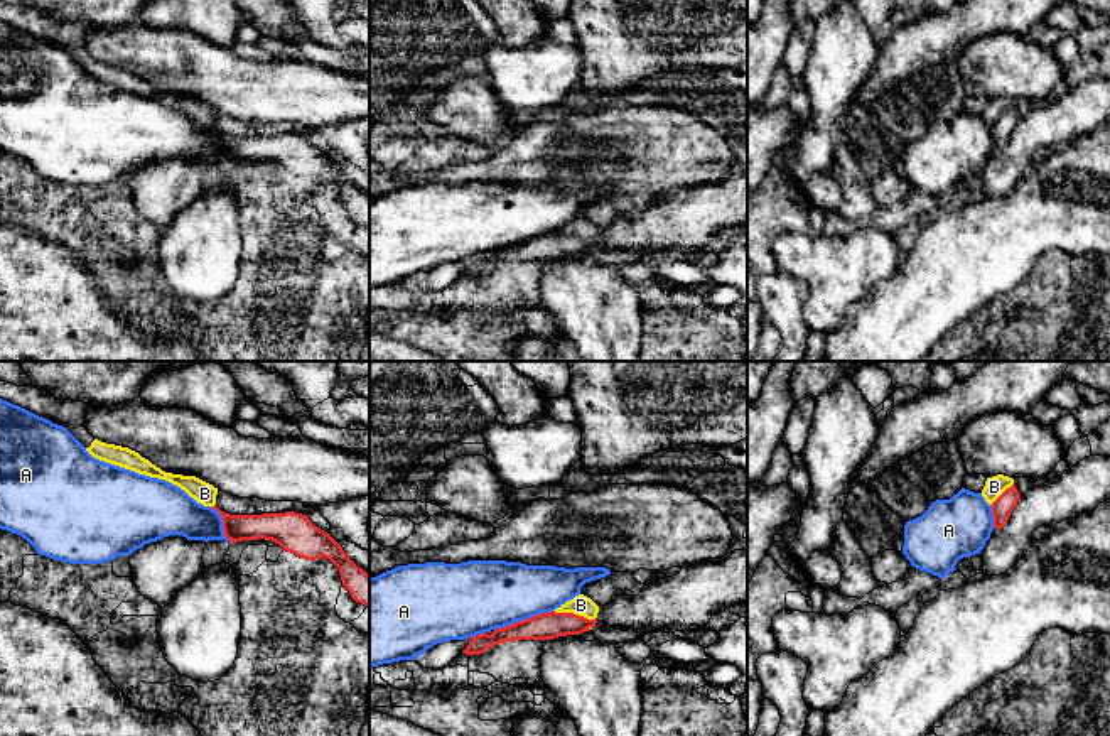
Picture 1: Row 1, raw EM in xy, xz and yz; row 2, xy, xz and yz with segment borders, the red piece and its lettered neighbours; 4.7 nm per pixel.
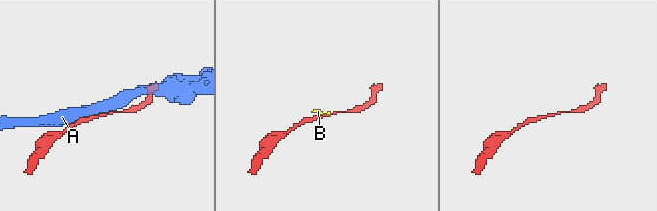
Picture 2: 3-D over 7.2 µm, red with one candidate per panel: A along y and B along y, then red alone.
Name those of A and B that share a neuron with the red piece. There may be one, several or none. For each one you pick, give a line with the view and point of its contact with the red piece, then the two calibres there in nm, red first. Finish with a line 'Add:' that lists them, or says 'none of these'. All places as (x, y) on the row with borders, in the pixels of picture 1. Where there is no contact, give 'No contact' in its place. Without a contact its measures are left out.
Add: none of these

